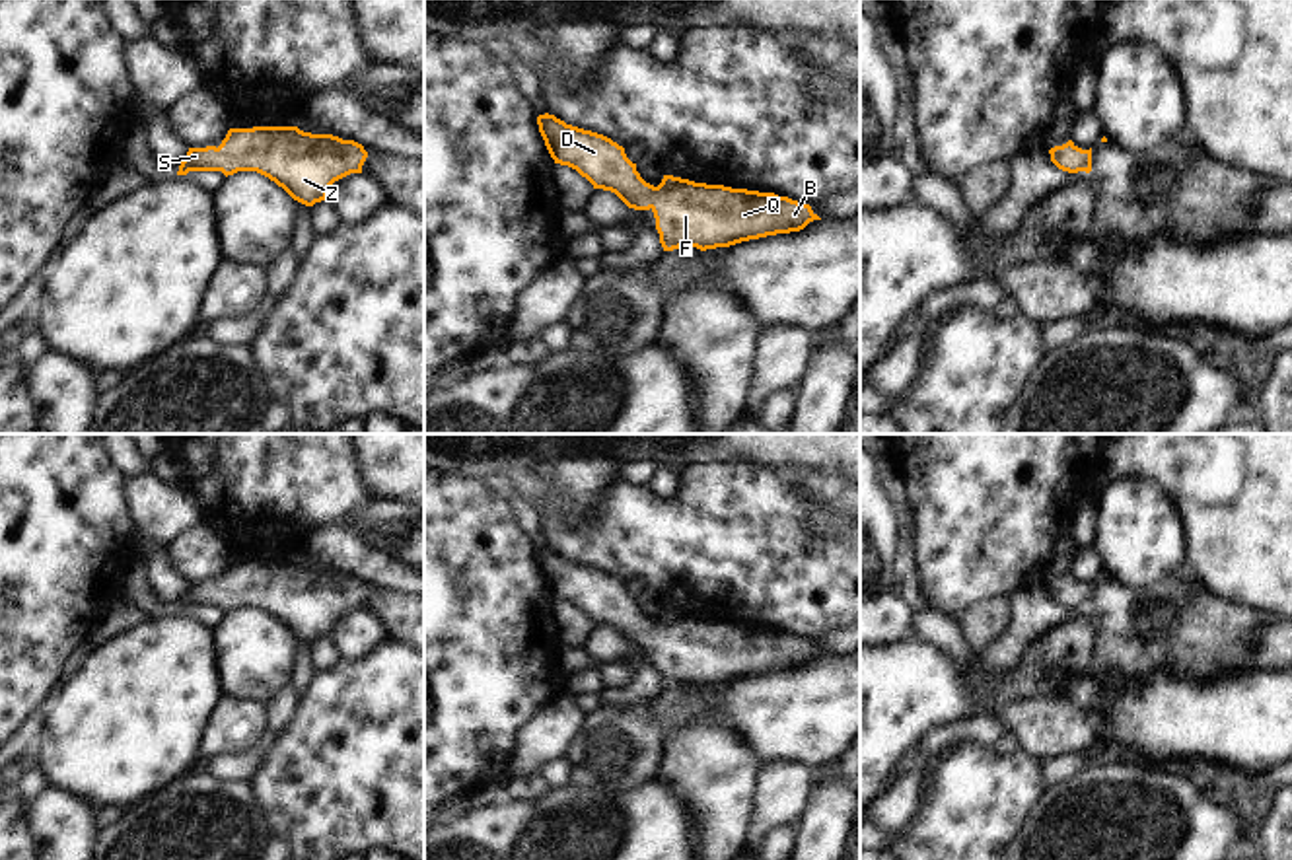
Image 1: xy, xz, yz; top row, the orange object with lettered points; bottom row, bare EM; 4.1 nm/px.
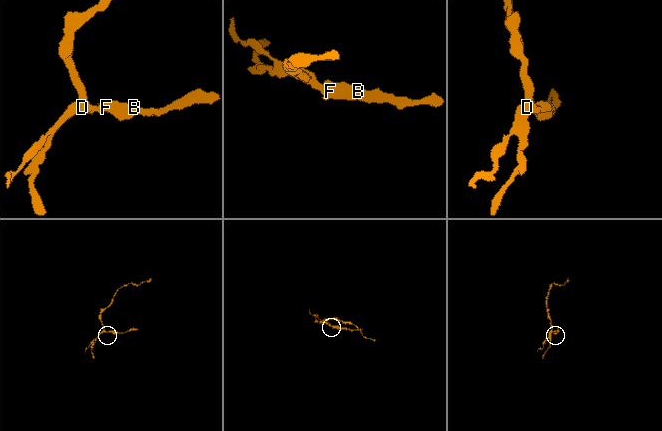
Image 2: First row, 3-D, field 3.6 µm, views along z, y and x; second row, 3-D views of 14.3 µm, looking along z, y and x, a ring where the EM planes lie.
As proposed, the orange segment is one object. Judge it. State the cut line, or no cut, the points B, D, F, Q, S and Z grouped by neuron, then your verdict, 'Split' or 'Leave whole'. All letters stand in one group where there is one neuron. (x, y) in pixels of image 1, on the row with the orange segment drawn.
No split. Groups: B D F Q S Z. Leave whole.

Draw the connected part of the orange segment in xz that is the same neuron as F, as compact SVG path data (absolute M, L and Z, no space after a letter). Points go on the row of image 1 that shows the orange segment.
M549 113L539 115L537 125L555 163L576 169L593 189L615 193L628 208L652 210L664 251L679 247L697 247L700 251L730 247L749 239L800 232L809 222L821 220L809 204L774 193L695 183L673 175L664 175L662 183L654 187L640 177L636 163L611 138L566 125Z

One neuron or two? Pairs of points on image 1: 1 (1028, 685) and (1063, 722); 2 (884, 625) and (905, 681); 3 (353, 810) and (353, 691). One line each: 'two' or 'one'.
1: two
2: two
3: one

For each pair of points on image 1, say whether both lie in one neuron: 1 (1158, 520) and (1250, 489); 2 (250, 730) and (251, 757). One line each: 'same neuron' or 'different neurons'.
1: different neurons
2: different neurons

